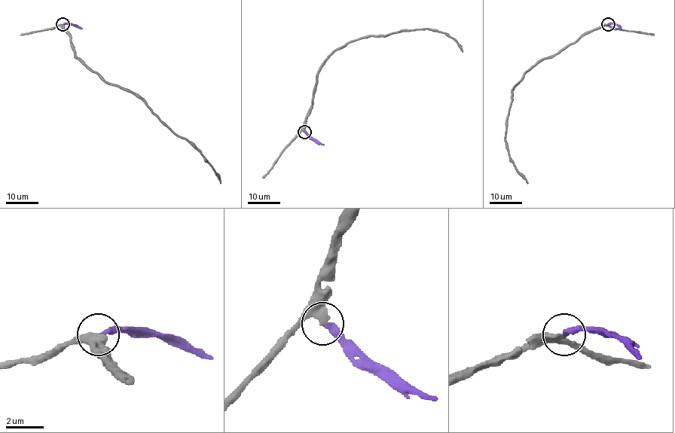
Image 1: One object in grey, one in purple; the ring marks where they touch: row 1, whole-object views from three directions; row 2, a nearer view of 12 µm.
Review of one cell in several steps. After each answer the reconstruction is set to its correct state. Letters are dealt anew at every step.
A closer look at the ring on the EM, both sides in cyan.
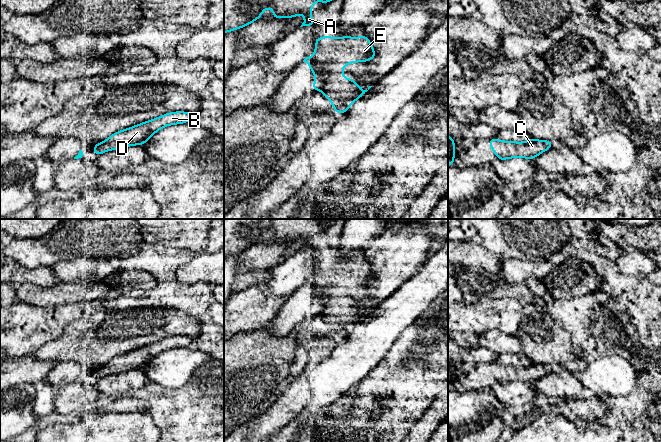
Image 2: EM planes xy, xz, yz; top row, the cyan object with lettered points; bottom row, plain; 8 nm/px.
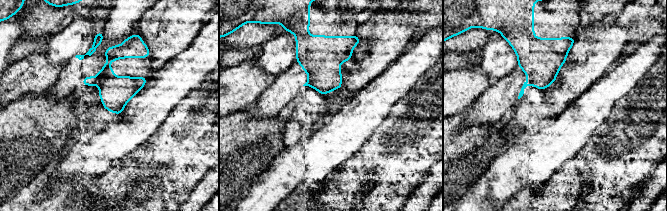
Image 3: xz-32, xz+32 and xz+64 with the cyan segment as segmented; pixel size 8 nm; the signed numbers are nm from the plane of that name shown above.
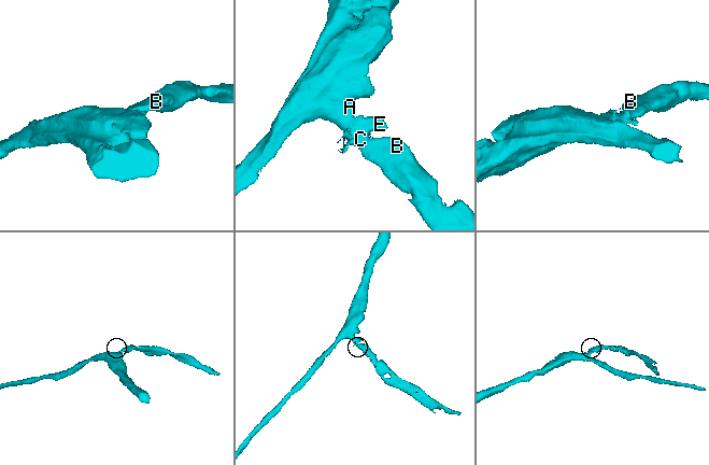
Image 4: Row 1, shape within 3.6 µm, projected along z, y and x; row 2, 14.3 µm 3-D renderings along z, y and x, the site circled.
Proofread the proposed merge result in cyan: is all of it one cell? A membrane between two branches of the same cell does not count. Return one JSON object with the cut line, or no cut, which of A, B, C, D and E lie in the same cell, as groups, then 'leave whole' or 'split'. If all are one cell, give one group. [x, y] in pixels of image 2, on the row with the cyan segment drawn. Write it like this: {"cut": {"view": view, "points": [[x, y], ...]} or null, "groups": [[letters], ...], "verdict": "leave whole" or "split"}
{"cut": null, "groups": [["A", "B", "C", "D", "E"]], "verdict": "leave whole"}

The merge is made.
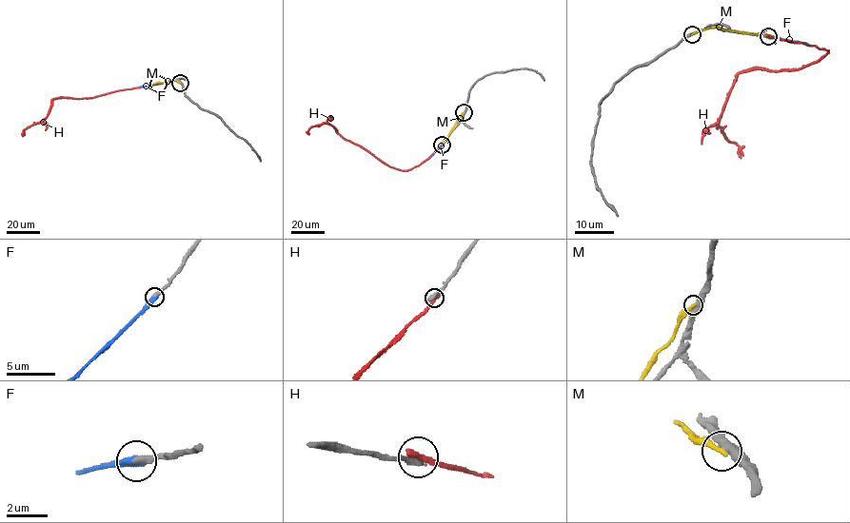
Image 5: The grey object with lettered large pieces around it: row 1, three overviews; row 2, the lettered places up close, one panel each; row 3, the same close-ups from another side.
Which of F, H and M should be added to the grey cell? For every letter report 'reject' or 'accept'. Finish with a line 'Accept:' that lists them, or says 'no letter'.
F: accept
H: reject
M: reject
Accept: F

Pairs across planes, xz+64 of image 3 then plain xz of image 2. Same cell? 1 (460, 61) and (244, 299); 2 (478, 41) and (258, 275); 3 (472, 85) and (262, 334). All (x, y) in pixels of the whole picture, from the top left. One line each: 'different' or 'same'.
1: different
2: different
3: different

